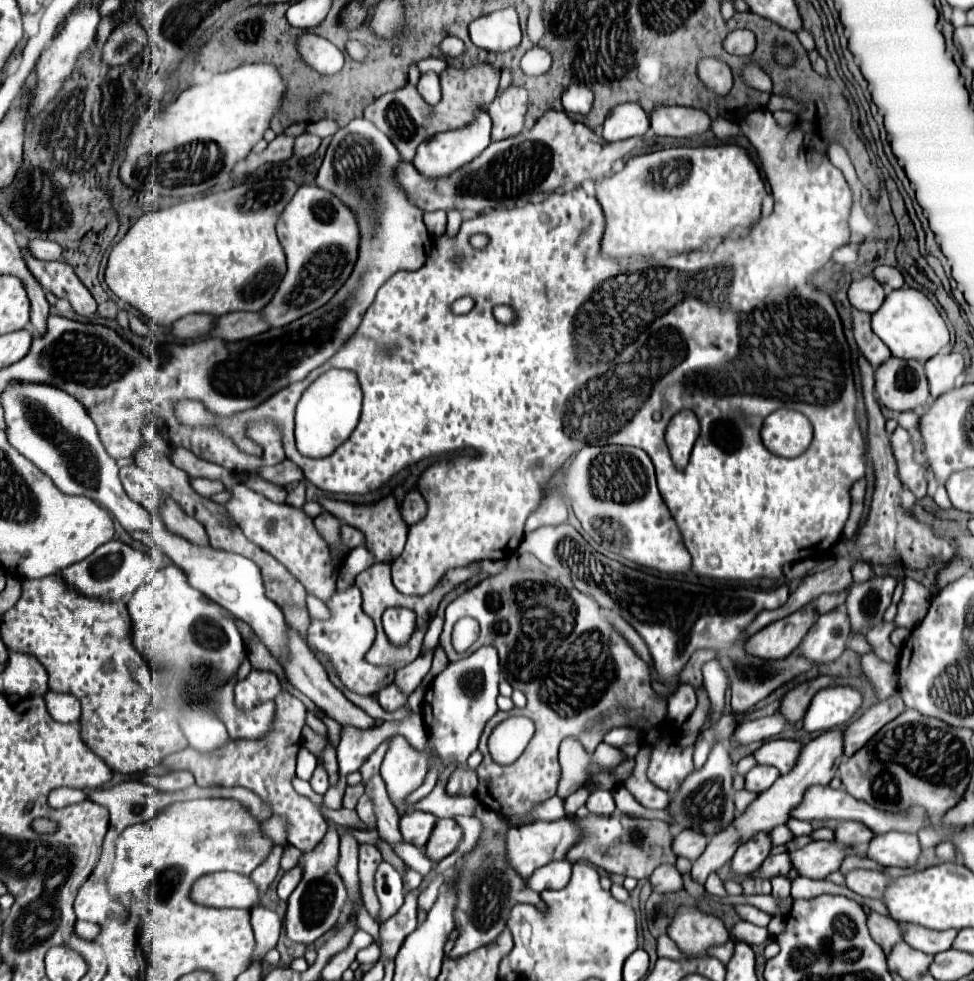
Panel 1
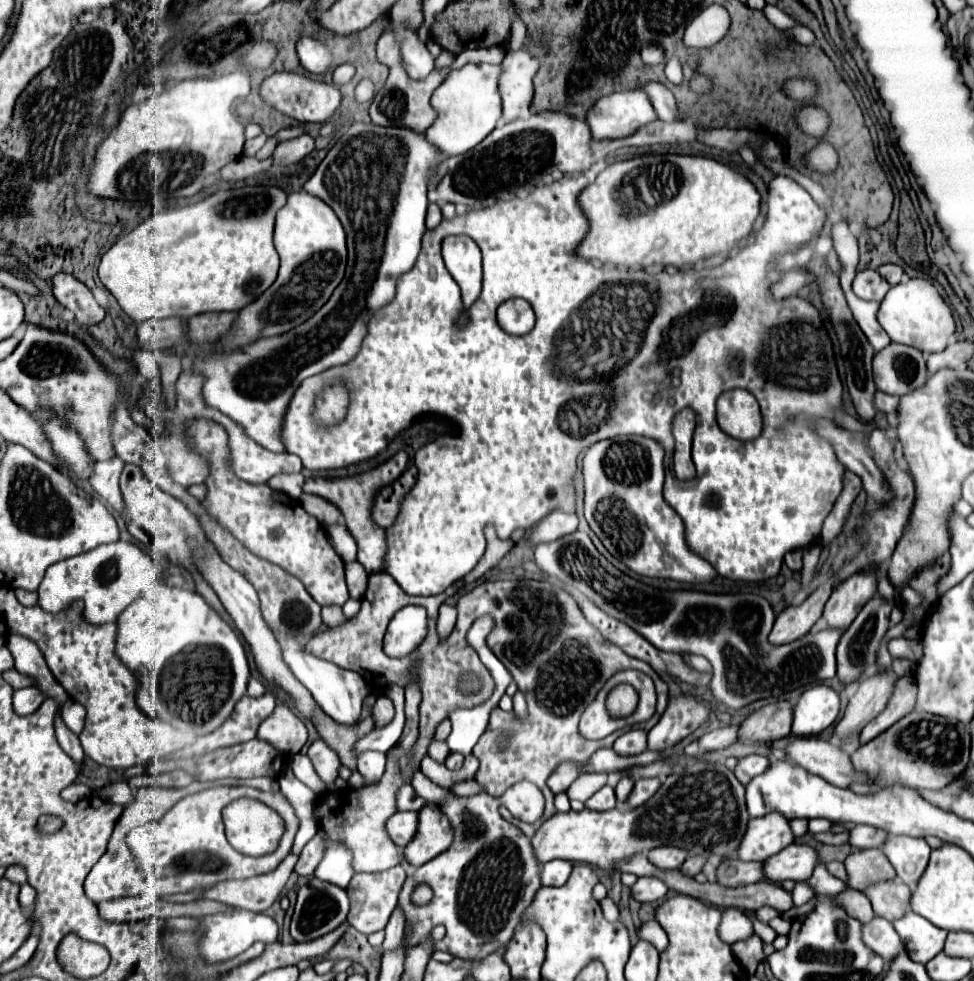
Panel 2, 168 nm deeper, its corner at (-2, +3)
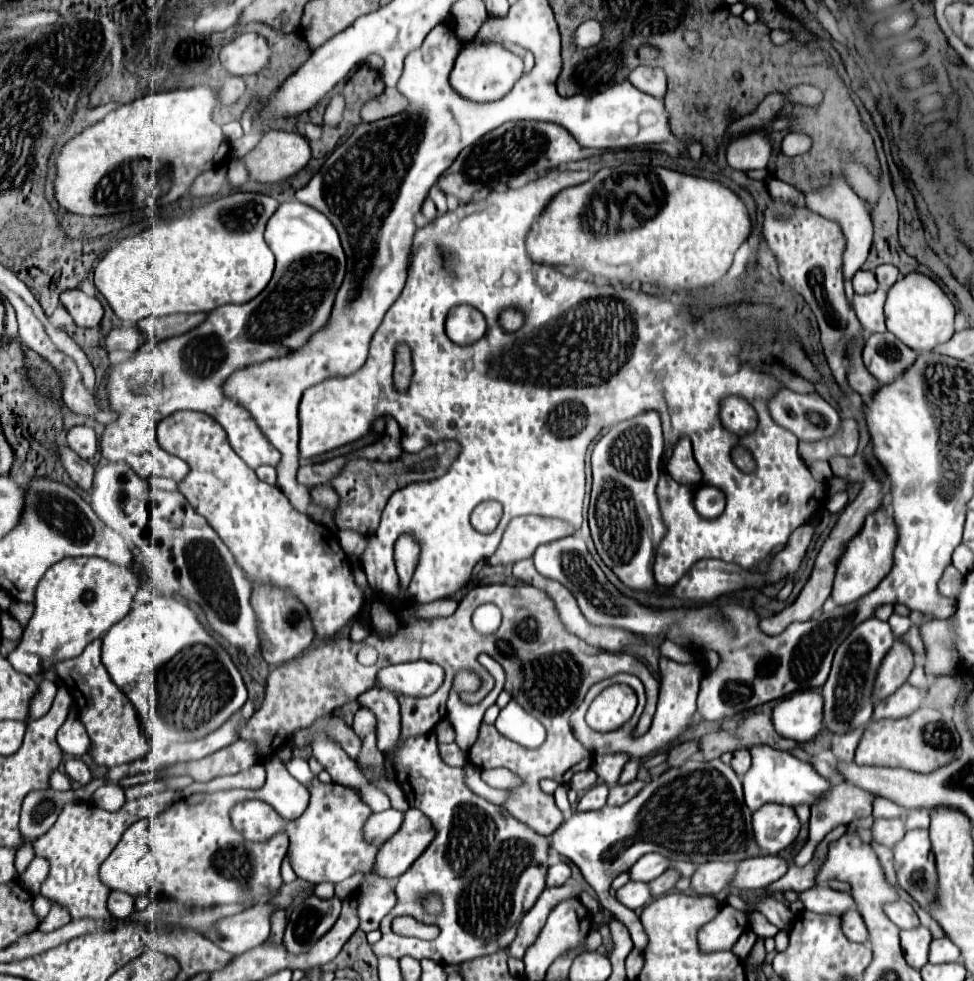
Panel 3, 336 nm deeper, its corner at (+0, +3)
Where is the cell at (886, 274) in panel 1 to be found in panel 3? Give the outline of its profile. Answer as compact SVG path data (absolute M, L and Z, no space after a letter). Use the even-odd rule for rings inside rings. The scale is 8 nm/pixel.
M880 265L880 267L876 269L878 285L880 285L880 289L884 289L884 291L888 291L888 289L896 283L898 277L900 277L900 271L898 271L894 265Z

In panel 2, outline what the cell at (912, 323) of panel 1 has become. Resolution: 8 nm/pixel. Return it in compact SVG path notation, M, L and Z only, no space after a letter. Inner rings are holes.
M910 279L894 285L882 301L882 307L878 311L878 323L894 343L916 347L924 355L944 351L956 327L950 305L940 297L938 289L926 279Z

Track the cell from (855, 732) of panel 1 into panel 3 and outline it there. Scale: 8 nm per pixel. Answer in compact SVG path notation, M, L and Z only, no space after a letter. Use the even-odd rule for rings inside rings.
M904 683L896 693L892 693L882 705L874 707L872 721L882 721L882 719L902 719L914 713L924 699L924 689L912 687L910 683Z

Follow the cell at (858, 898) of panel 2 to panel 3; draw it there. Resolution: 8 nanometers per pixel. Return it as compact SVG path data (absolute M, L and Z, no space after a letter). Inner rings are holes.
M816 885L804 893L800 893L804 907L814 913L830 913L830 915L844 915L846 911L854 909L854 897L850 893L840 893L830 889L828 885Z

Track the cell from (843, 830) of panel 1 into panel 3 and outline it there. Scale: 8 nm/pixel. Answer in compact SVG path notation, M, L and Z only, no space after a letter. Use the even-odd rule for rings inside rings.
M876 819L872 825L872 839L880 845L894 847L906 833L902 819Z

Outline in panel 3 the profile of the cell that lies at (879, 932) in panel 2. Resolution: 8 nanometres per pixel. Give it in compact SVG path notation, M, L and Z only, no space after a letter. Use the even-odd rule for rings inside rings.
M850 909L850 913L846 913L846 917L842 917L842 931L846 933L846 937L850 937L850 941L868 943L866 923L856 909Z

